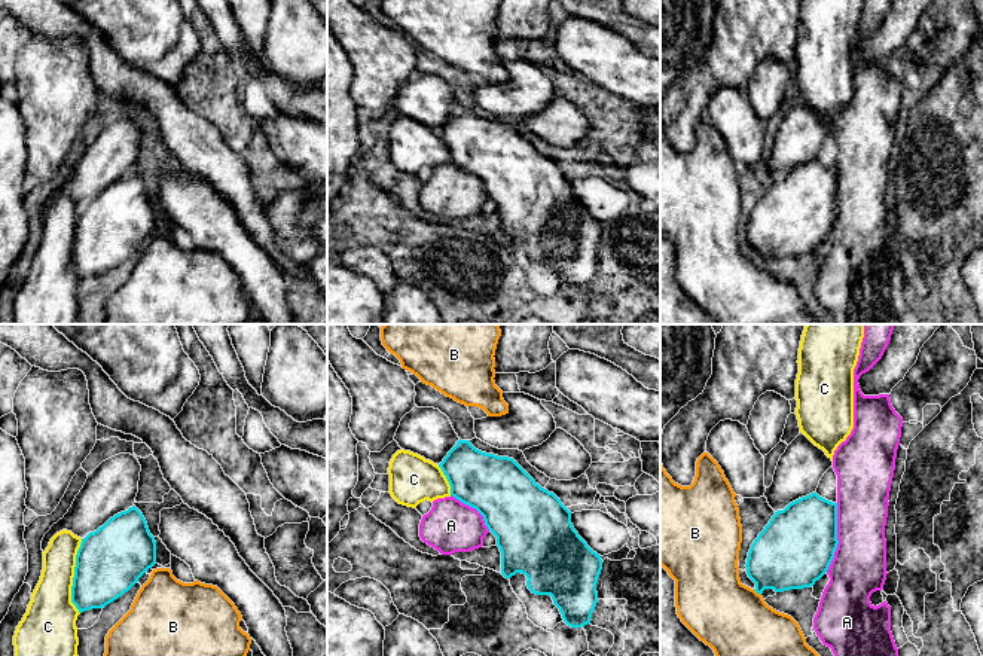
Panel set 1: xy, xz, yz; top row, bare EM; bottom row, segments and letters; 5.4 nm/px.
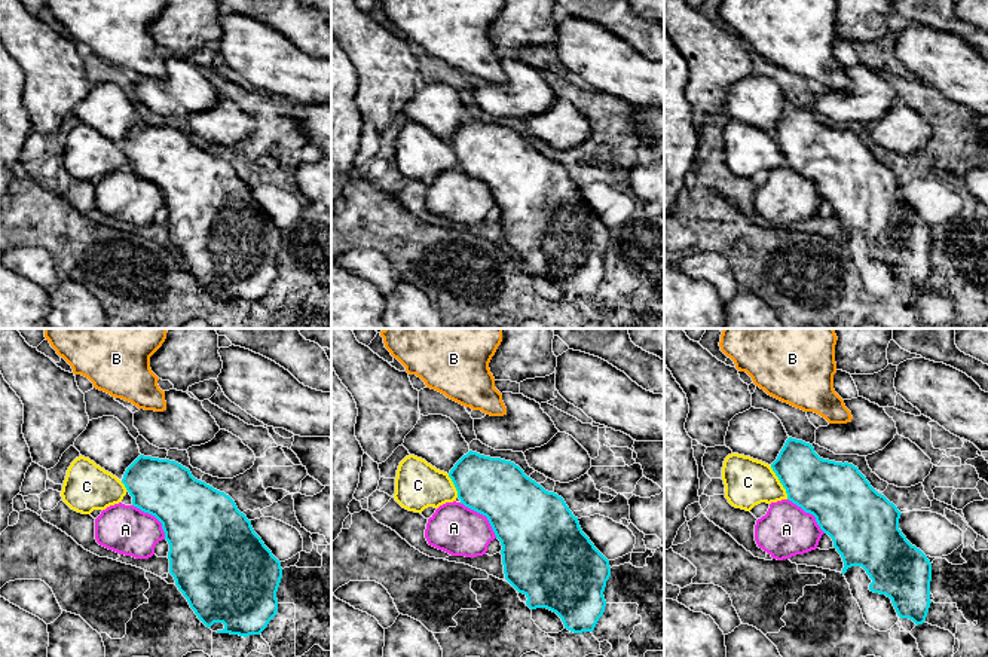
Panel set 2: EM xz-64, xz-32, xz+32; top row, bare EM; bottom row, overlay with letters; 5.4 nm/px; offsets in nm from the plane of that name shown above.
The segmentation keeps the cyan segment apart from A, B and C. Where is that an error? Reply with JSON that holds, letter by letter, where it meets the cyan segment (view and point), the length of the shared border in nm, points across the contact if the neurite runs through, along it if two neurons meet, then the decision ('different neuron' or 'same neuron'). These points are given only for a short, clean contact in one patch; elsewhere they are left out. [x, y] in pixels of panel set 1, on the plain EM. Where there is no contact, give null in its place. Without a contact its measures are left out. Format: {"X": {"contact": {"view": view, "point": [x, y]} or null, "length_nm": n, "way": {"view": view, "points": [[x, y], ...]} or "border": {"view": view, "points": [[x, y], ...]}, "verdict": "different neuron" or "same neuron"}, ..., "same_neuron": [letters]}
{"A": {"contact": {"view": "yz", "point": [836, 204]}, "length_nm": 380, "verdict": "different neuron"}, "B": {"contact": {"view": "yz", "point": [757, 259]}, "length_nm": 60, "border": {"view": "yz", "points": [[753, 256], [760, 262]]}, "verdict": "different neuron"}, "C": {"contact": {"view": "xy", "point": [75, 243]}, "length_nm": 400, "verdict": "different neuron"}, "same_neuron": []}

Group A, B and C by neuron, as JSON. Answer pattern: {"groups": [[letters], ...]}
{"groups": [["A", "C"], ["B"]]}

